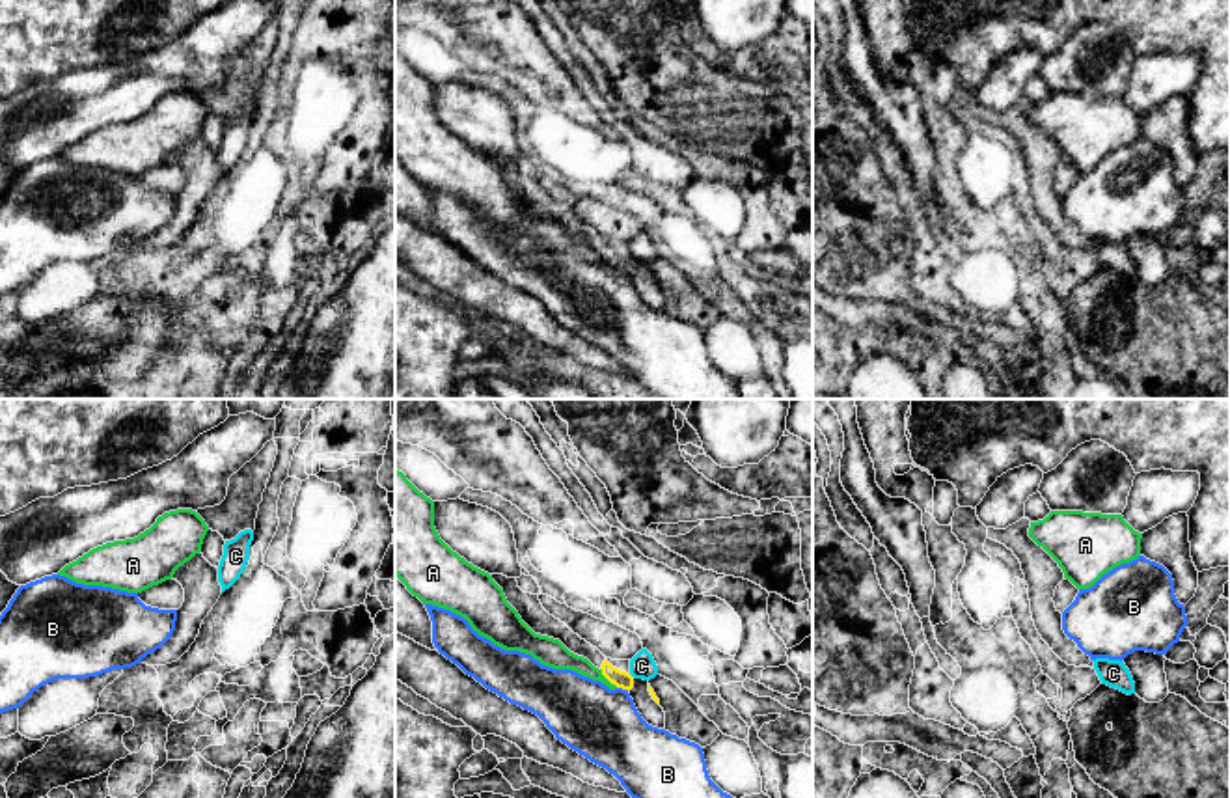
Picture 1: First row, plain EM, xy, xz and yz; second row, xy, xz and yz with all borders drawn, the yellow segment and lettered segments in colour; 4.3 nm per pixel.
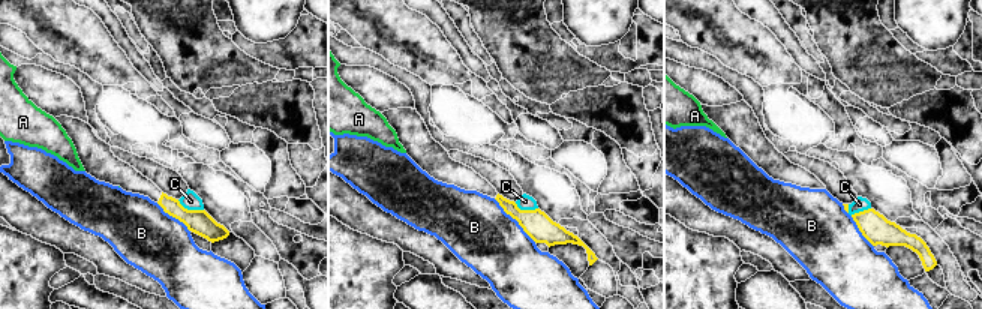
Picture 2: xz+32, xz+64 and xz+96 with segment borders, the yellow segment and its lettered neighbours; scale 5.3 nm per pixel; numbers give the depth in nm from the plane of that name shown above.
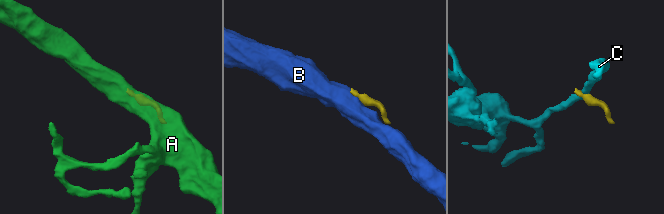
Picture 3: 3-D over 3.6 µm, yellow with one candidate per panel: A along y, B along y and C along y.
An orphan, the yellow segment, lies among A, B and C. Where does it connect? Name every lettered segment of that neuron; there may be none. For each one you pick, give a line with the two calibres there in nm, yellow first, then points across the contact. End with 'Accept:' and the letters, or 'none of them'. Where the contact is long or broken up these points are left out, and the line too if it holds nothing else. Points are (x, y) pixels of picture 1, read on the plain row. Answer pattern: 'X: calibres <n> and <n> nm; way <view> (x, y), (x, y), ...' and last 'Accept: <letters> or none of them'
Accept: none of them

